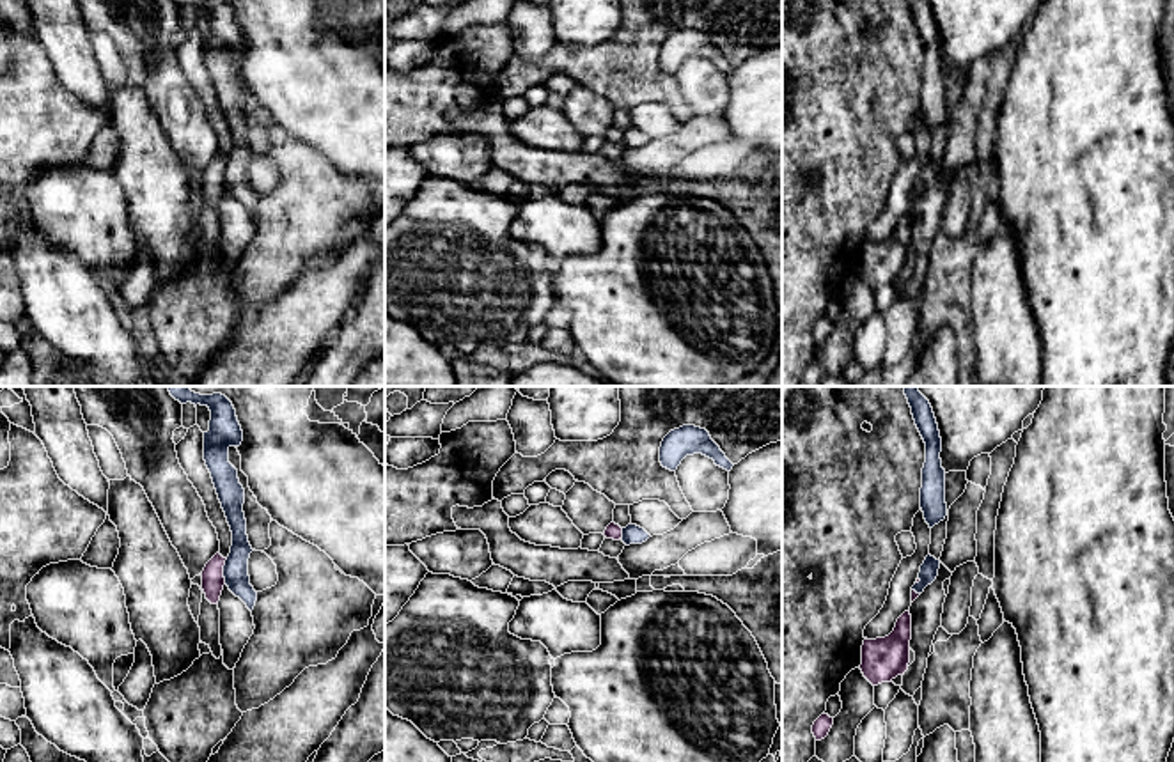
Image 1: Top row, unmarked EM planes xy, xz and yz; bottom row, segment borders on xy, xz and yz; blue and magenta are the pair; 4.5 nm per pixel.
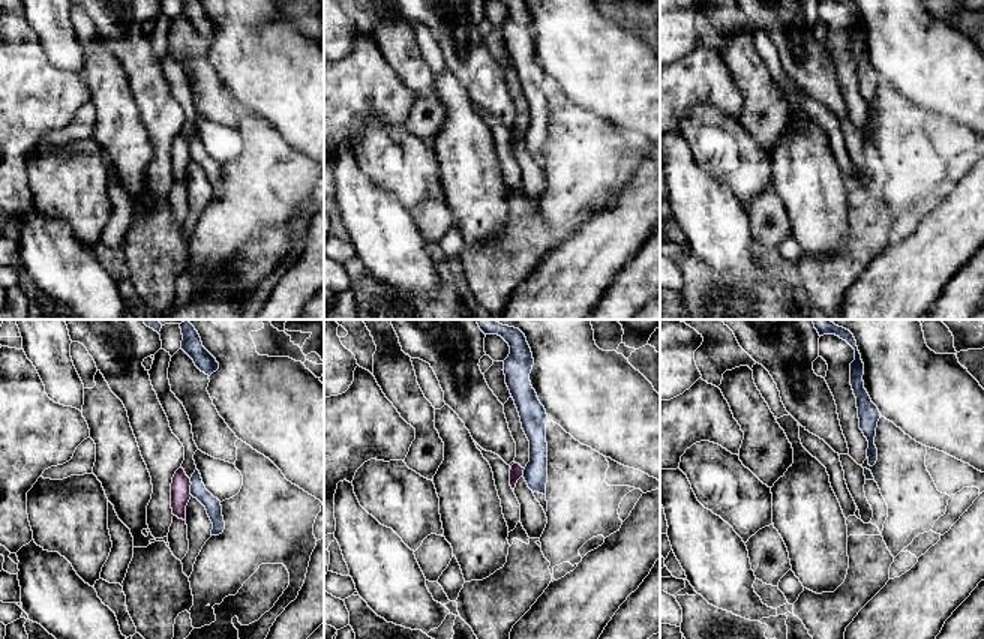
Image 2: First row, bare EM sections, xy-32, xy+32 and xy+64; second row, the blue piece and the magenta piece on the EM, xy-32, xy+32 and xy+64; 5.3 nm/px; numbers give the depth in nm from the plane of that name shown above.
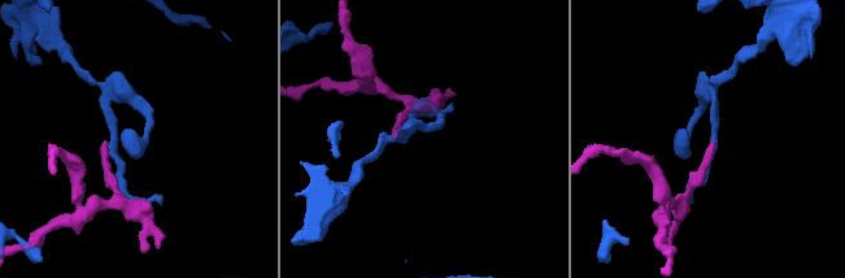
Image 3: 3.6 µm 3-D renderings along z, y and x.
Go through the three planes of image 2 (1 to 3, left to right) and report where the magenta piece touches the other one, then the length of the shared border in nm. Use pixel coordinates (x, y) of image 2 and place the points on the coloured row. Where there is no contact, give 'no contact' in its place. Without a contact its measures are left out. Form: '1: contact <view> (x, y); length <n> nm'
1: contact xy-32 (191, 488); length 100 nm
2: contact xy+32 (524, 471); length 40 nm
3: no contact

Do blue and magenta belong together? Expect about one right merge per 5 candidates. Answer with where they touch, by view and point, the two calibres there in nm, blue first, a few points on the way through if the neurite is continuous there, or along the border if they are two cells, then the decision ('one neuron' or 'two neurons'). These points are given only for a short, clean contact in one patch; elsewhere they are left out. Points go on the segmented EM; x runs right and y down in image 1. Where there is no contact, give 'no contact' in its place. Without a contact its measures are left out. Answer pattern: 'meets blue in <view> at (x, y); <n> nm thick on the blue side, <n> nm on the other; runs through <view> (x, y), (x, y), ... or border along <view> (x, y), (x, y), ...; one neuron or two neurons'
meets blue in xy at (224, 571); 110 nm thick on the blue side, 100 nm on the other; two neurons

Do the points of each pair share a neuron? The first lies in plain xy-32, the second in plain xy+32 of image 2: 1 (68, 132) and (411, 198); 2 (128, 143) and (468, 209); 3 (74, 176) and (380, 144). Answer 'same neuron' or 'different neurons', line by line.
1: different neurons
2: same neuron
3: same neuron

